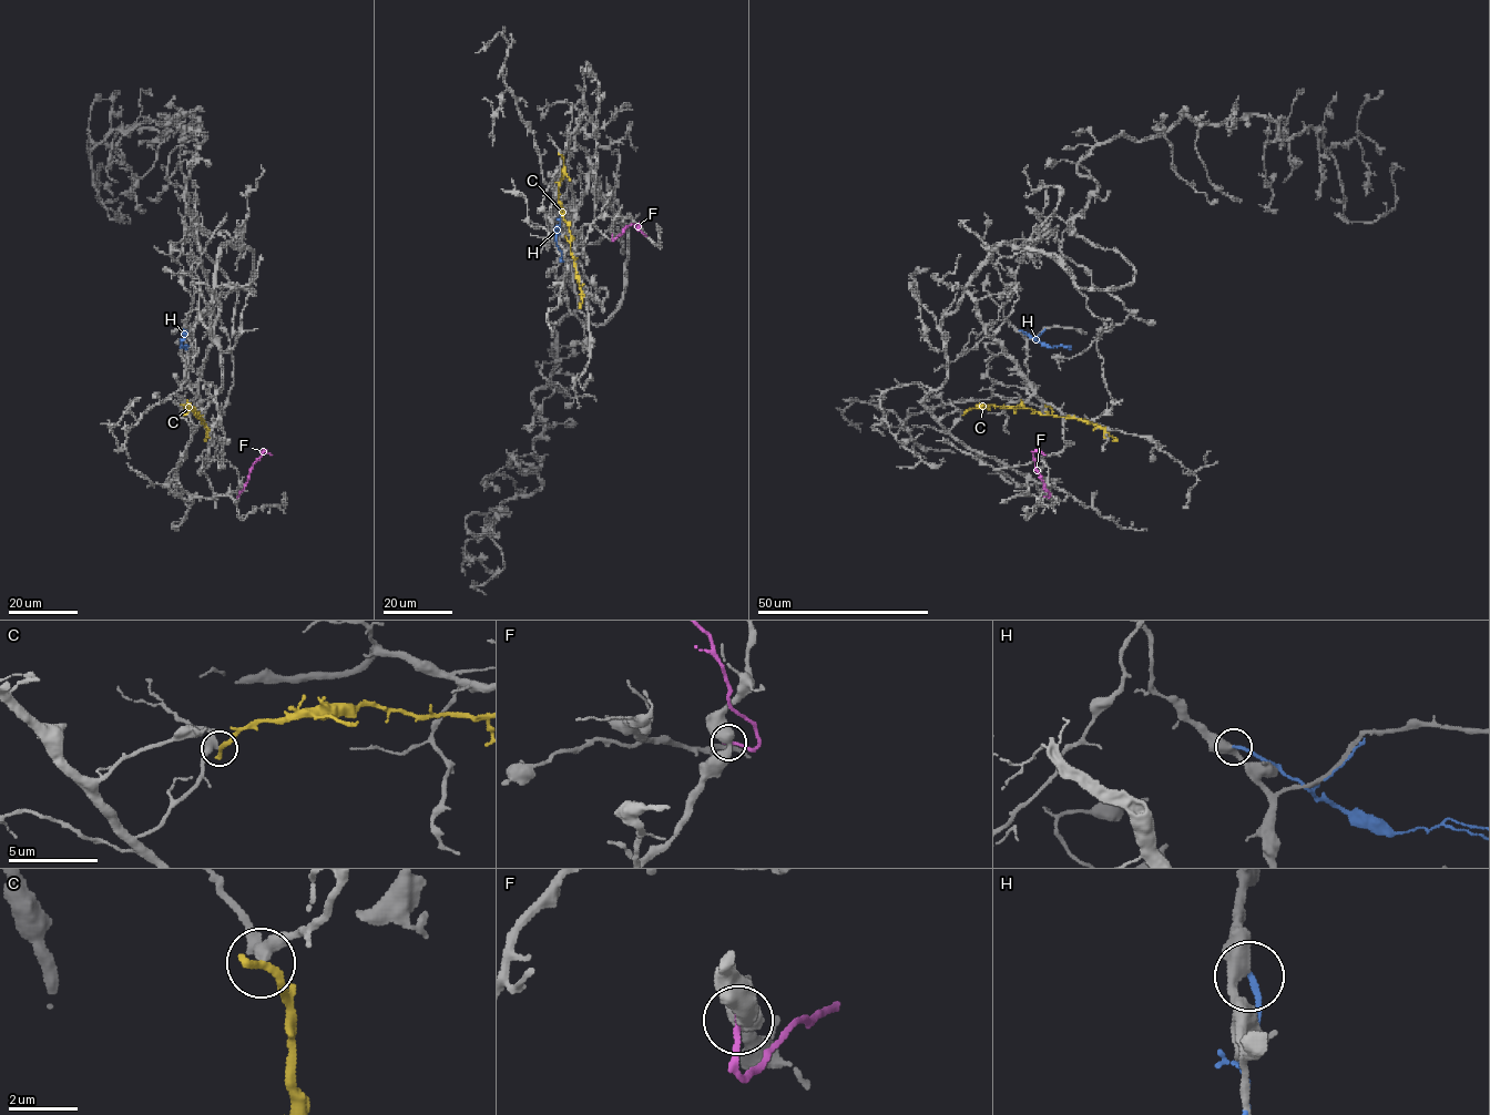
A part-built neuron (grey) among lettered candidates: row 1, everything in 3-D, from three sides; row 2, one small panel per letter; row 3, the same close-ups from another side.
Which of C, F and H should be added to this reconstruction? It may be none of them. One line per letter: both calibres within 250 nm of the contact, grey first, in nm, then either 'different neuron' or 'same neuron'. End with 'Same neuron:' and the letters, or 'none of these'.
C: 360/300 nm | different neuron
F: 500/170 nm | different neuron
H: 440/170 nm | different neuron
Same neuron: none of these

